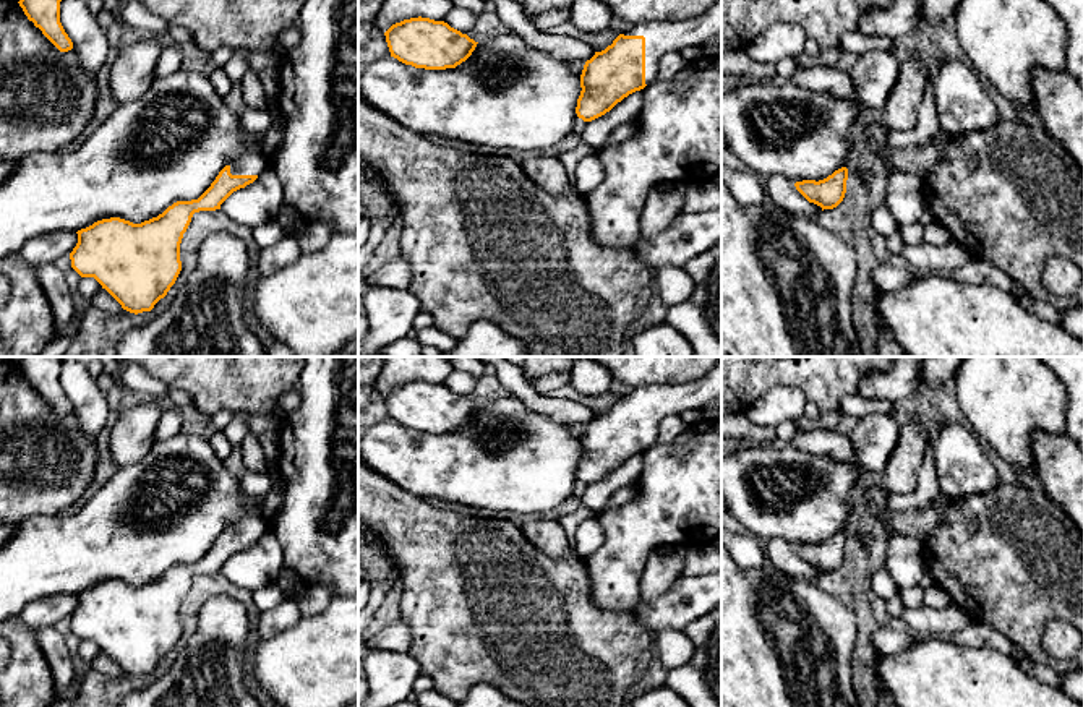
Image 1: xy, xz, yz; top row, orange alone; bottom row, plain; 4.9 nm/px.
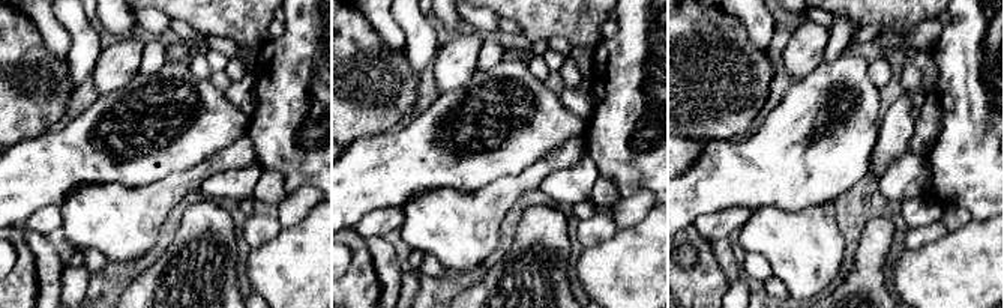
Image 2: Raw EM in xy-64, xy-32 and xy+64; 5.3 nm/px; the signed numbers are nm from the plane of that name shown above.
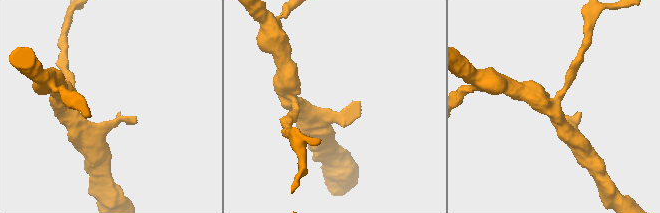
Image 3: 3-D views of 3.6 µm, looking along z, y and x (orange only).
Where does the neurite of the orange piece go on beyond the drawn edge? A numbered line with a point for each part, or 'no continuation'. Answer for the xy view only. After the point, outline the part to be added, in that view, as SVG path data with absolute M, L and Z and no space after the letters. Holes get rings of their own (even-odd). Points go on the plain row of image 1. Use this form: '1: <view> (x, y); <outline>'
1: xy (252, 524); M256 511L245 512L230 527L232 538L261 538L271 525Z

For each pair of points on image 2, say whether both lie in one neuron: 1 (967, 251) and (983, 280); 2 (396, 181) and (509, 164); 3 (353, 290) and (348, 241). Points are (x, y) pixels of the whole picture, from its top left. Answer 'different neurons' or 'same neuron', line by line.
1: same neuron
2: same neuron
3: same neuron

